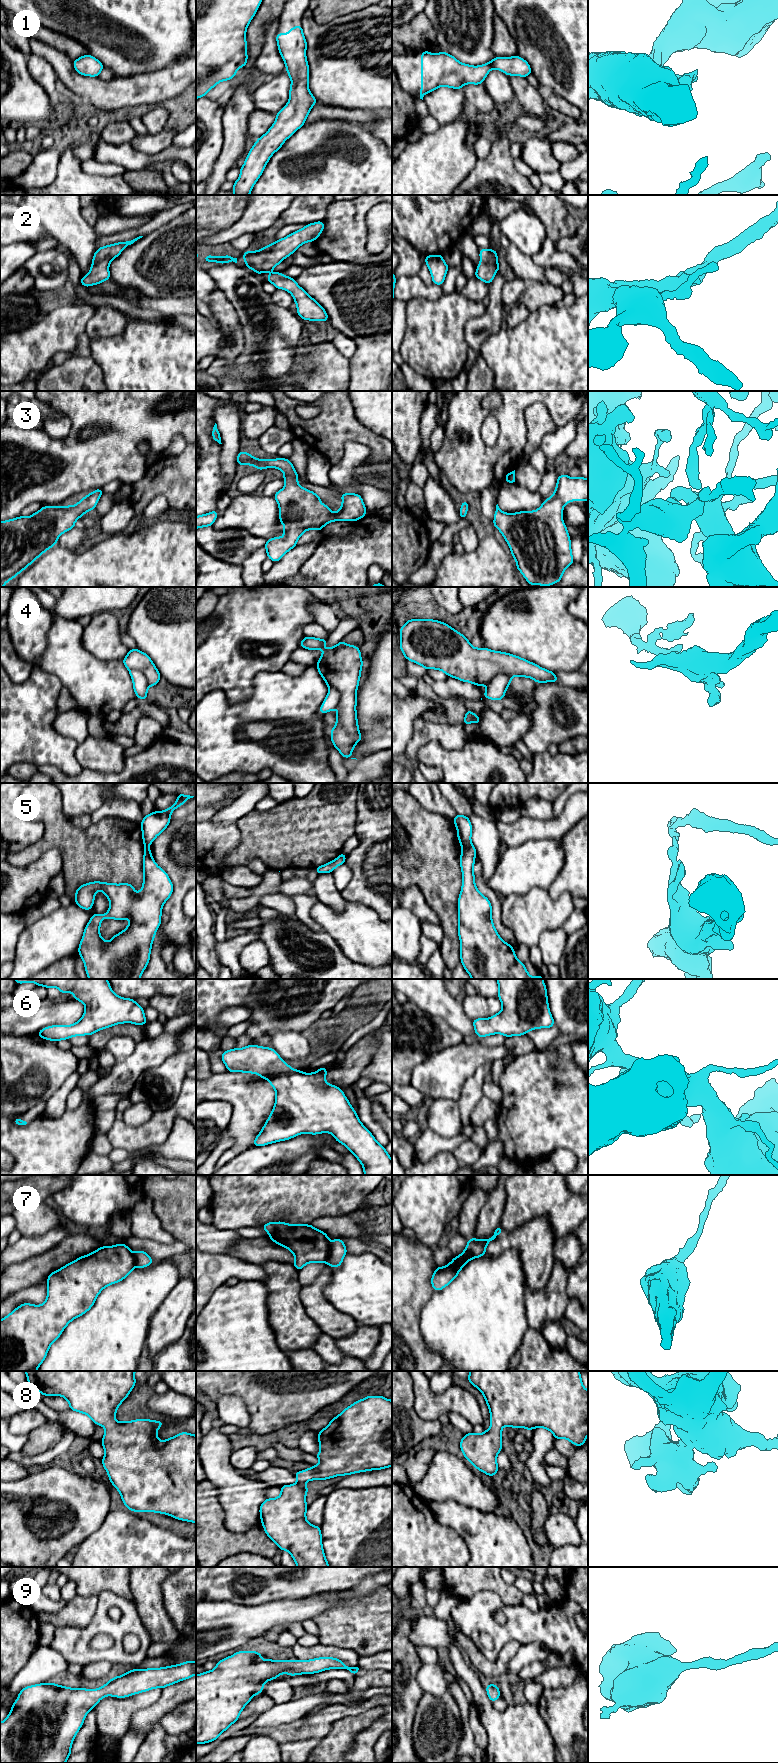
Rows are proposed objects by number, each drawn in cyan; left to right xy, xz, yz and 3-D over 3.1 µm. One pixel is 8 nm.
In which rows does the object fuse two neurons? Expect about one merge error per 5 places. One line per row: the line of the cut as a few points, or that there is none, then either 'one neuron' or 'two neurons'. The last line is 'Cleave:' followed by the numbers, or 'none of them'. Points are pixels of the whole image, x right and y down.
1: cut none; one neuron
2: cut none; one neuron
3: cut none; one neuron
4: cut xz (330, 687), (338, 691), (338, 704), (335, 707); two neurons
5: cut yz (470, 840), (462, 845); two neurons
6: cut none; one neuron
7: cut xz (331, 1242), (329, 1255), (325, 1261); two neurons
8: cut none; one neuron
9: cut none; one neuron
Cleave: 4, 5, 7

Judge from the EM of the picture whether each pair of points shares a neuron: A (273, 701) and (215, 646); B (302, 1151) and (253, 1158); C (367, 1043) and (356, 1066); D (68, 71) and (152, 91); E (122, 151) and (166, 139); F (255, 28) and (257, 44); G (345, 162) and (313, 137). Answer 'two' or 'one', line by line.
A: two
B: one
C: one
D: one
E: two
F: one
G: one

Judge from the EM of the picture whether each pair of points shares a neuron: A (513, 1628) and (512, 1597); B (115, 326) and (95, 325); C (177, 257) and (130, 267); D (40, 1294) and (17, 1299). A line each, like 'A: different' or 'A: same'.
A: different
B: same
C: same
D: same

